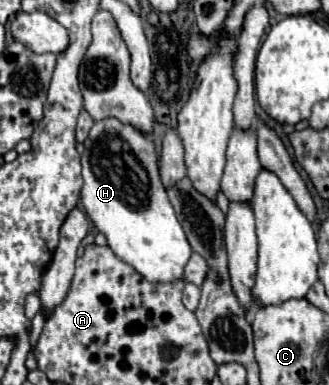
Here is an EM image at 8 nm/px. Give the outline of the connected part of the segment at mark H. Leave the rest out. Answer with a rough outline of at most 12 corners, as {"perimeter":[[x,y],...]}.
{"perimeter":[[107,118],[83,144],[81,204],[151,282],[193,250],[151,136]]}

